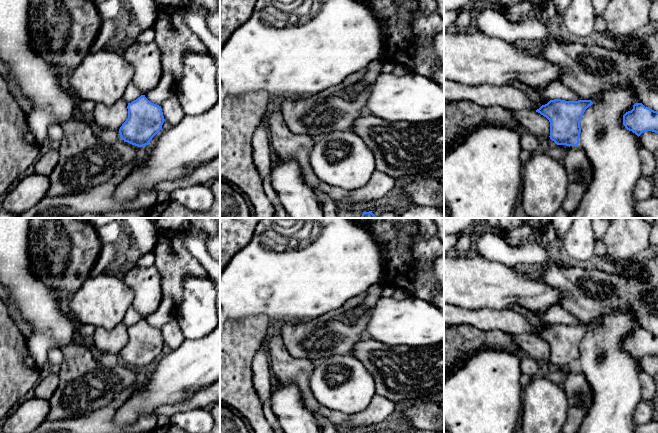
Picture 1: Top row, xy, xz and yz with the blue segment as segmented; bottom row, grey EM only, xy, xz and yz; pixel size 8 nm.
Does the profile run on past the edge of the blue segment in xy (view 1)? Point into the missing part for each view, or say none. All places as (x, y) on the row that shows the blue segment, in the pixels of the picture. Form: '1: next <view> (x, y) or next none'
1: next none

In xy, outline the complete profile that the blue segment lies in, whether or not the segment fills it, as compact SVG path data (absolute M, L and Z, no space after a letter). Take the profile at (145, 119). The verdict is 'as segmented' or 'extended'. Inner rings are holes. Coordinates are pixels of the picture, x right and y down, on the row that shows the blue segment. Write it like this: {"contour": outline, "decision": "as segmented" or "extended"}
{"contour": "M141 95L127 109L128 118L119 129L121 139L138 147L149 145L165 121L161 106Z", "decision": "as segmented"}

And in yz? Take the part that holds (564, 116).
{"contour": "M550 100L536 112L550 122L550 139L557 145L578 146L581 127L580 122L585 110L591 106L591 100L565 101Z", "decision": "as segmented"}

